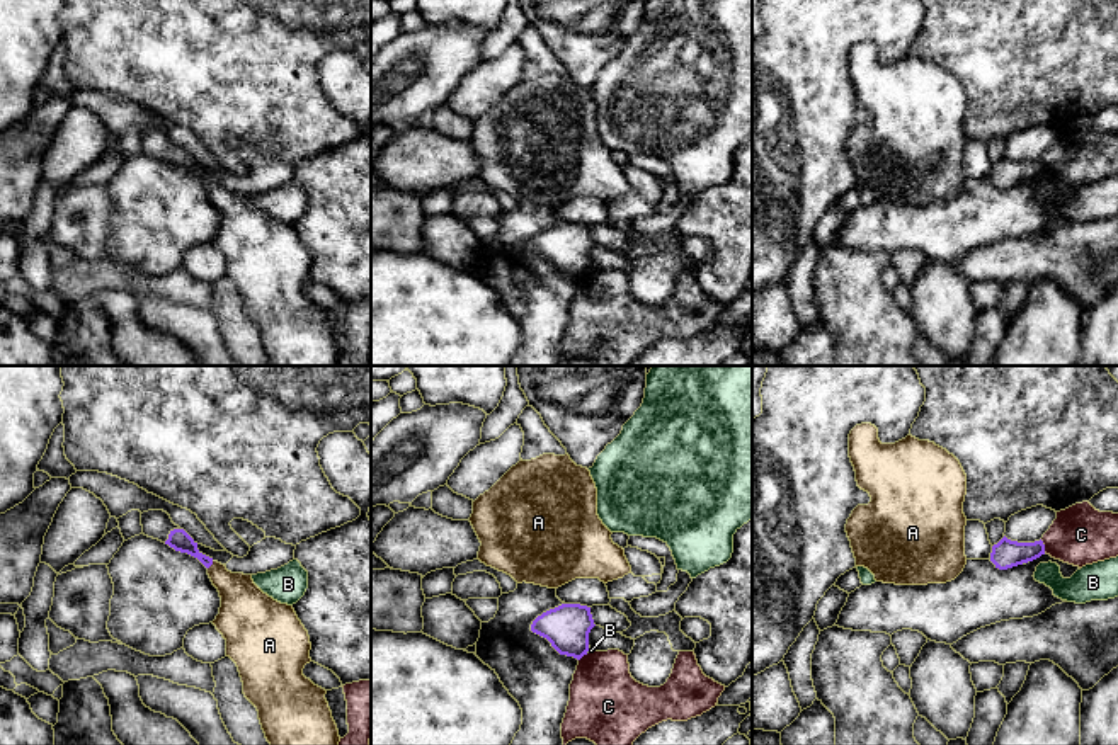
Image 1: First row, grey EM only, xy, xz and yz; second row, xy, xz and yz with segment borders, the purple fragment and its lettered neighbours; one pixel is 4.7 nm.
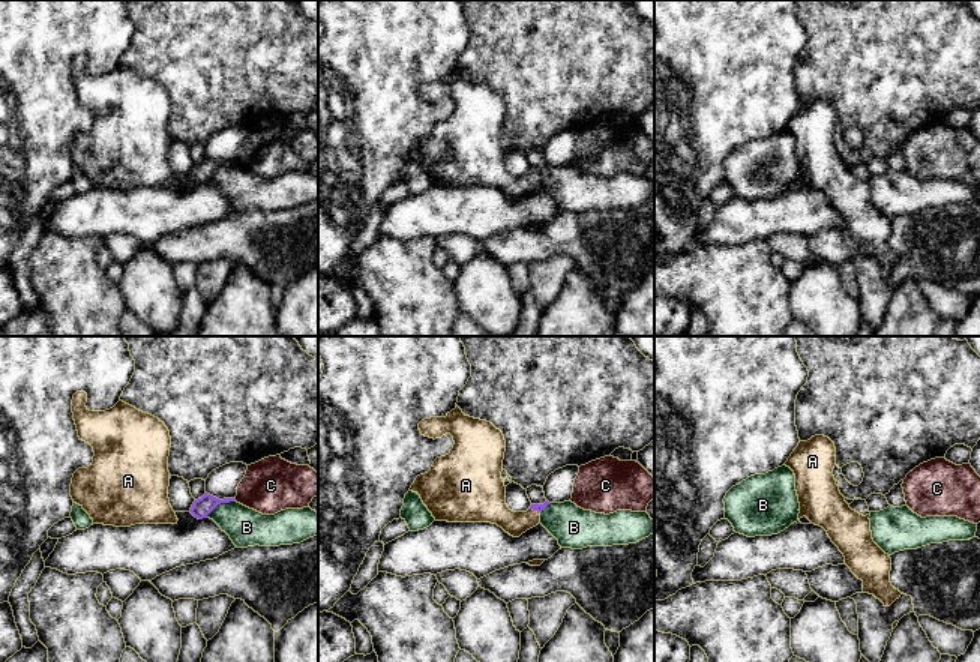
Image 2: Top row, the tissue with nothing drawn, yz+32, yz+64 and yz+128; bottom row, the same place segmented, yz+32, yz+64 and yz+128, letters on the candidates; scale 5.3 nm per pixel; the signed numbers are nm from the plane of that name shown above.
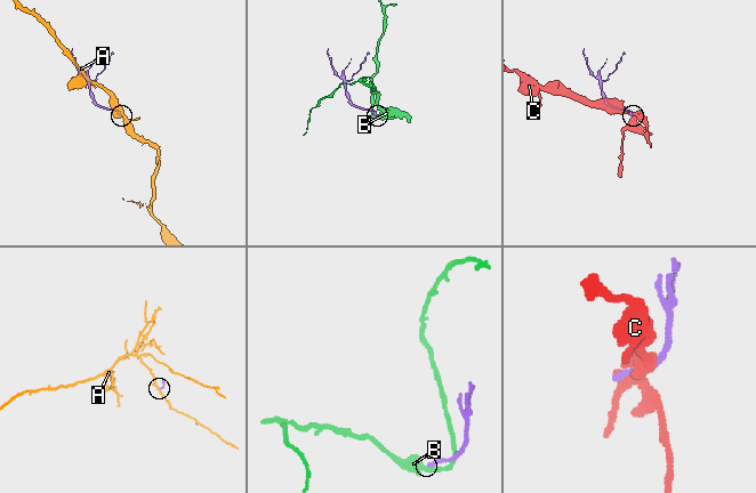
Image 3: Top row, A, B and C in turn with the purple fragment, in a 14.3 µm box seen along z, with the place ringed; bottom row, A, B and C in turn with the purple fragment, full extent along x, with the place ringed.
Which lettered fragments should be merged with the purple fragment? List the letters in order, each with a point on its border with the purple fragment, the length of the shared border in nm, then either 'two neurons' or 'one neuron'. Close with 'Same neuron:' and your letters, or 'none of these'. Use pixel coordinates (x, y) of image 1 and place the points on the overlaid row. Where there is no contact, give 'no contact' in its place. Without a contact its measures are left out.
A: xy (211, 563) | 50 nm | one neuron
B: xz (587, 650) | 40 nm | two neurons
C: yz (1043, 546) | 70 nm | two neurons
Same neuron: A

